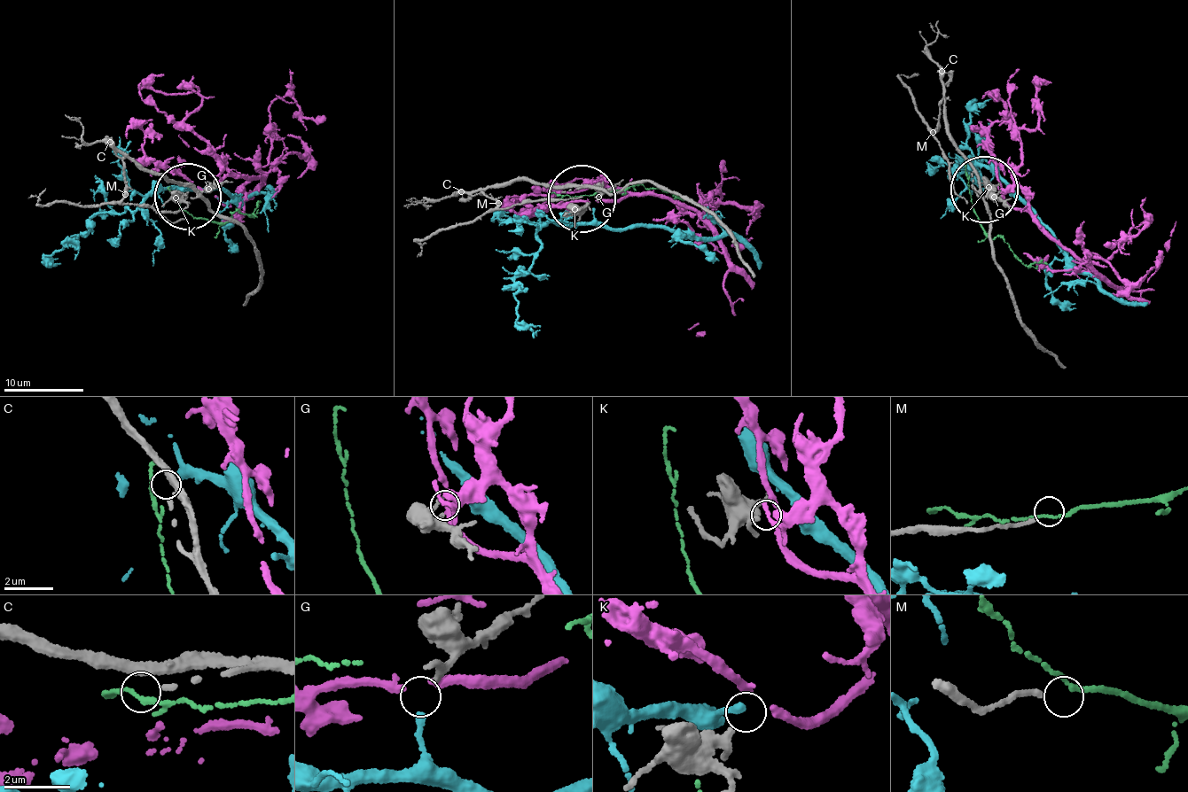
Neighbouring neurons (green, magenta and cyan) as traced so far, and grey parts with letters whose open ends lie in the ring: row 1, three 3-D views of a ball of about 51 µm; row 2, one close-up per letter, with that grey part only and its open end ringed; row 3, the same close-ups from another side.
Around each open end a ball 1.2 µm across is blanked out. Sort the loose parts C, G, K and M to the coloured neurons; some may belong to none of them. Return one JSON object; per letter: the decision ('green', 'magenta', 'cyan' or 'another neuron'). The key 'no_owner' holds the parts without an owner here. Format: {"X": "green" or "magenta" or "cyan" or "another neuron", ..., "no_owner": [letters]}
{"C": "another neuron", "G": "cyan", "K": "magenta", "M": "green", "no_owner": ["C"]}

